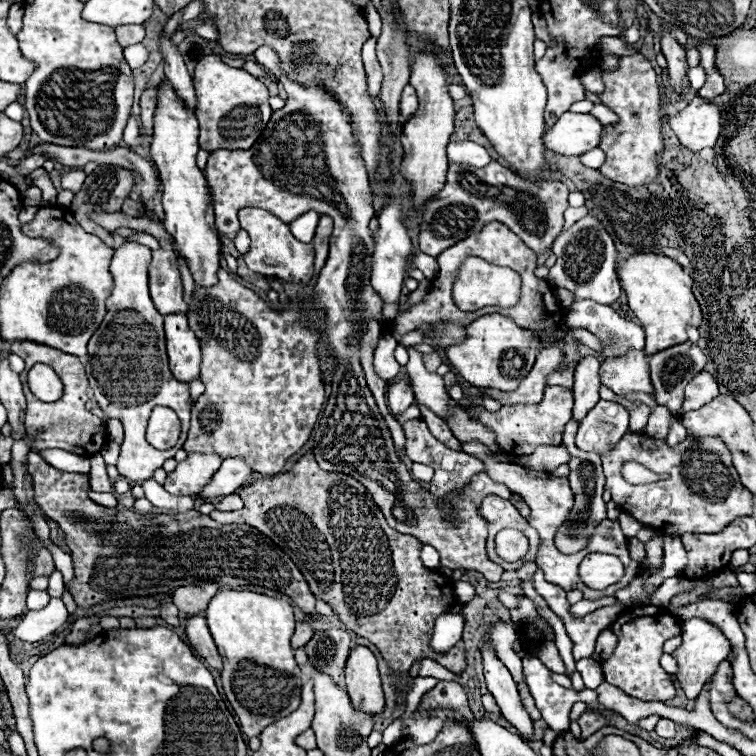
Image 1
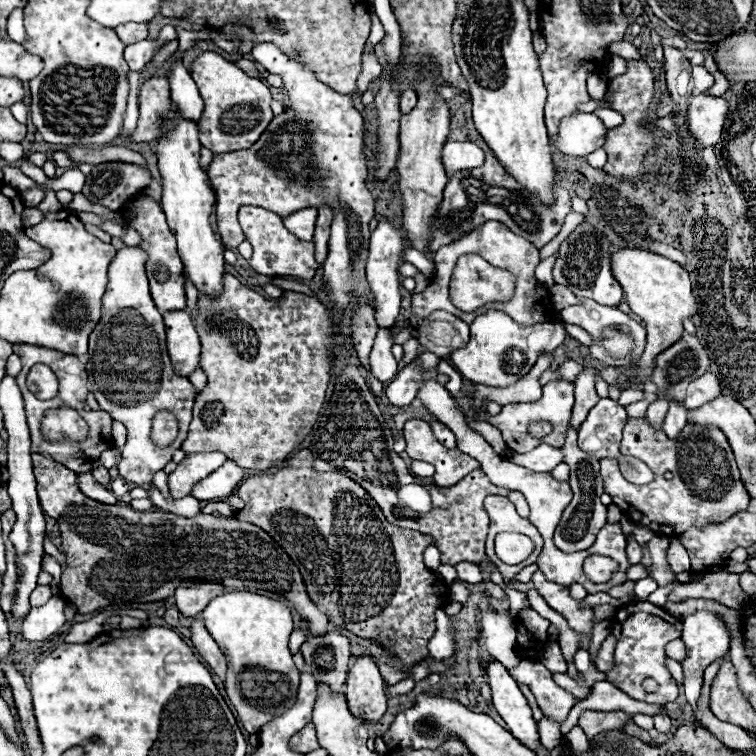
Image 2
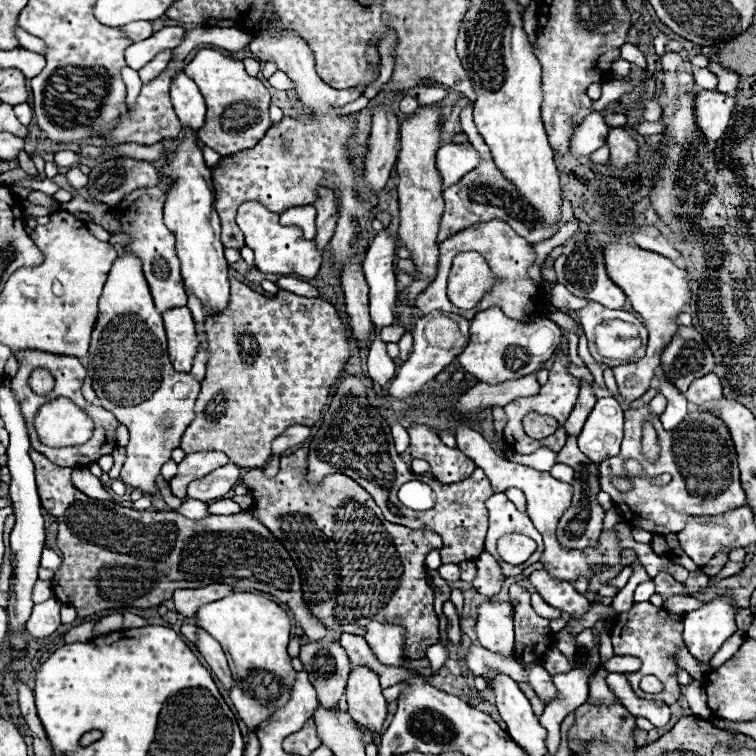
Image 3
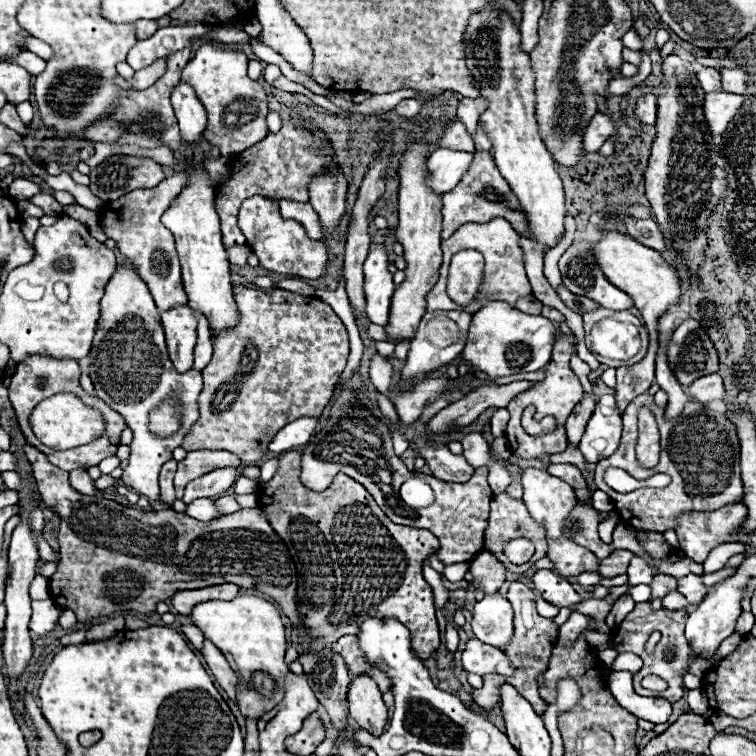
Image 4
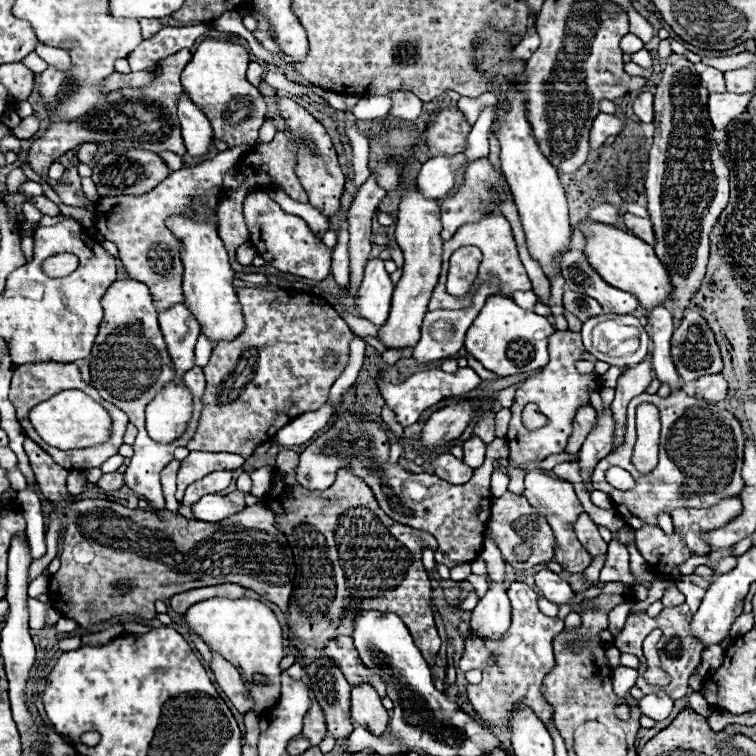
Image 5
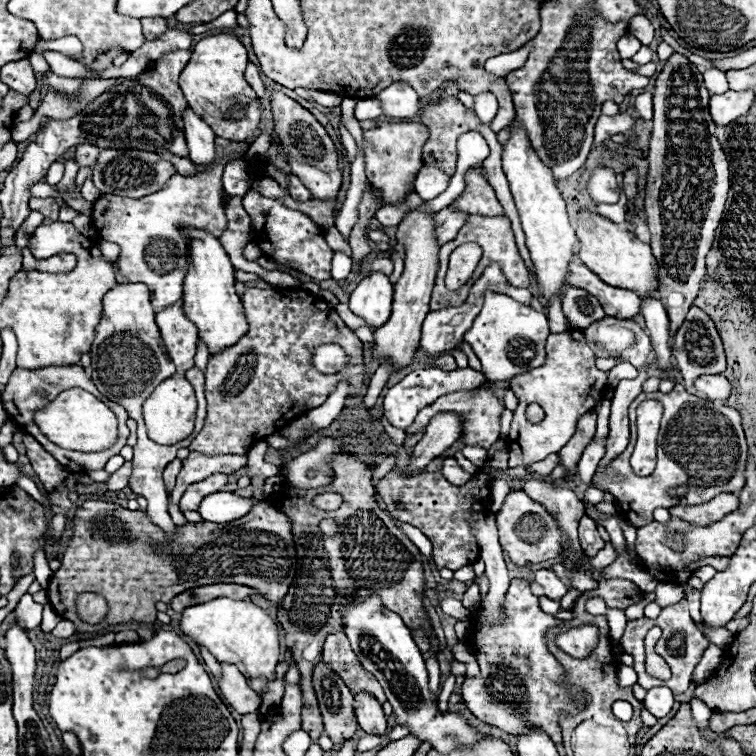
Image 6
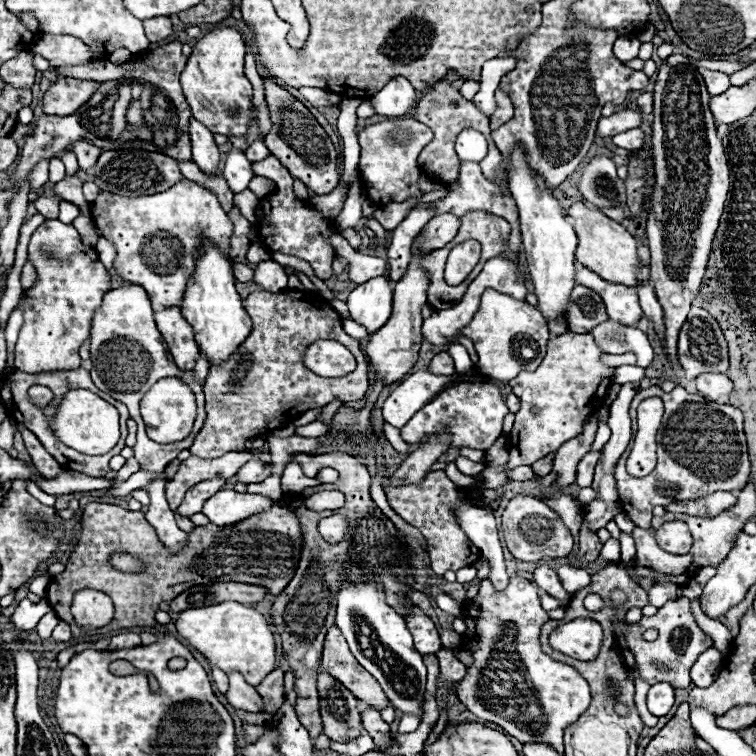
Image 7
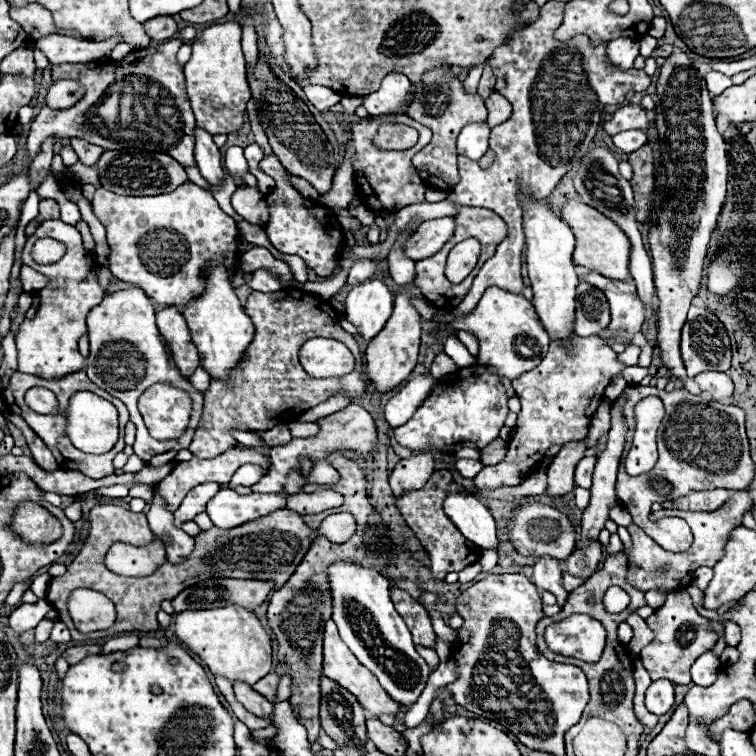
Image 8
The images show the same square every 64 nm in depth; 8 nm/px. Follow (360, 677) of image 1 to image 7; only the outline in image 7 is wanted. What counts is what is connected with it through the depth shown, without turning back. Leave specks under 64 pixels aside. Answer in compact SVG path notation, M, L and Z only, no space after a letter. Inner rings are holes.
M368 708L366 712L362 712L362 724L364 724L364 730L372 736L378 750L386 750L394 744L394 736L390 734L390 726L380 718L378 710Z

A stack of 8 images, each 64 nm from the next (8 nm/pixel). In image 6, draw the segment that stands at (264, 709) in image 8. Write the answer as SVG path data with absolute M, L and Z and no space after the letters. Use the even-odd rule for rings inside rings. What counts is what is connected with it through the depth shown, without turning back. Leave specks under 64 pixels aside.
M222 664L222 682L220 690L228 704L238 712L238 714L250 714L258 712L260 708L260 696L248 686L246 678L238 672L236 666L232 664Z

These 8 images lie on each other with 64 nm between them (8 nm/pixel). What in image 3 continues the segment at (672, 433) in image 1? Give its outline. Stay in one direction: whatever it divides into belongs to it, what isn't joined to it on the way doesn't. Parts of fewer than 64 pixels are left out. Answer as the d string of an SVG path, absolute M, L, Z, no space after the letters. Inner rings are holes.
M658 366L656 376L660 380L660 392L668 398L668 406L666 406L664 414L660 416L660 420L666 430L674 430L674 428L678 428L680 420L684 420L684 416L686 416L686 396L664 376L662 366Z

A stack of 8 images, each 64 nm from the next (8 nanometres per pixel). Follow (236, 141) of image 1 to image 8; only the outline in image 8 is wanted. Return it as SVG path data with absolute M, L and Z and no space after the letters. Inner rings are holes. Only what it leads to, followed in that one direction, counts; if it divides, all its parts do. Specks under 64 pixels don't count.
M224 22L206 28L192 44L192 58L184 66L186 90L190 96L196 124L208 134L236 132L244 122L246 102L250 100L250 88L246 82L246 62L240 48L240 24Z

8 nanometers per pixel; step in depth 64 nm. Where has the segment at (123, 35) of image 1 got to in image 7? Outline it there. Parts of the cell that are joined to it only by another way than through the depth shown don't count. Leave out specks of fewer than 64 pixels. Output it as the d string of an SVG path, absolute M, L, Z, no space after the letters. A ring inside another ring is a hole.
M164 16L144 20L144 30L146 30L146 36L150 42L160 42L174 32L170 18L164 18Z

